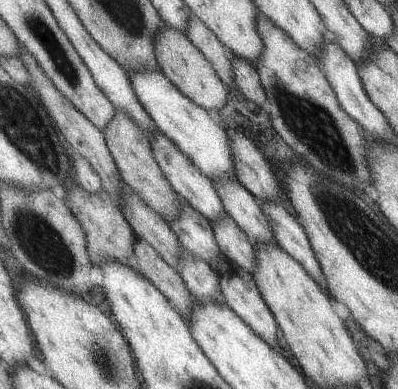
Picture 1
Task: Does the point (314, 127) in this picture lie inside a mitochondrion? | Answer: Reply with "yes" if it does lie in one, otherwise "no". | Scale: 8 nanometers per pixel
yes

